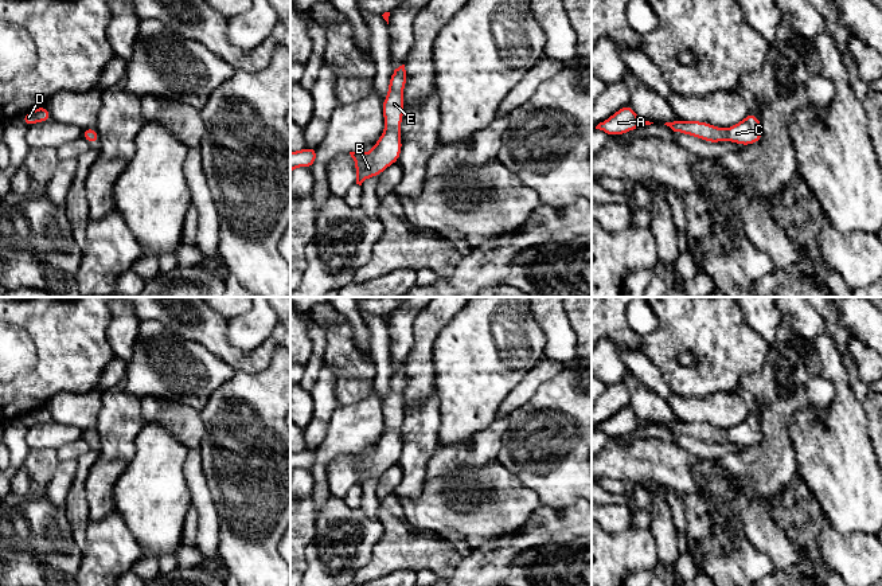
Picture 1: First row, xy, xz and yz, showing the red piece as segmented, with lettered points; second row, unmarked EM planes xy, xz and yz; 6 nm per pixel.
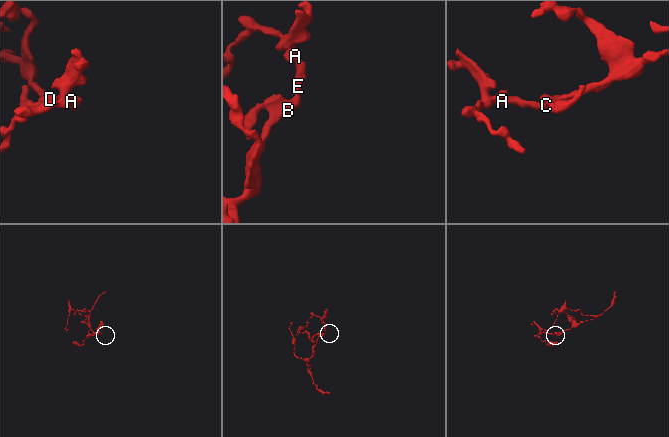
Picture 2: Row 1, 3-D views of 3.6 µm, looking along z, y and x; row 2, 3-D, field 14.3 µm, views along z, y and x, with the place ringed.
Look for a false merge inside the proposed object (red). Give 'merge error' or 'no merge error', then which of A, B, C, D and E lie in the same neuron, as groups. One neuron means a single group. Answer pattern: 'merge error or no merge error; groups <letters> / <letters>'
no merge error; groups A B C D E

